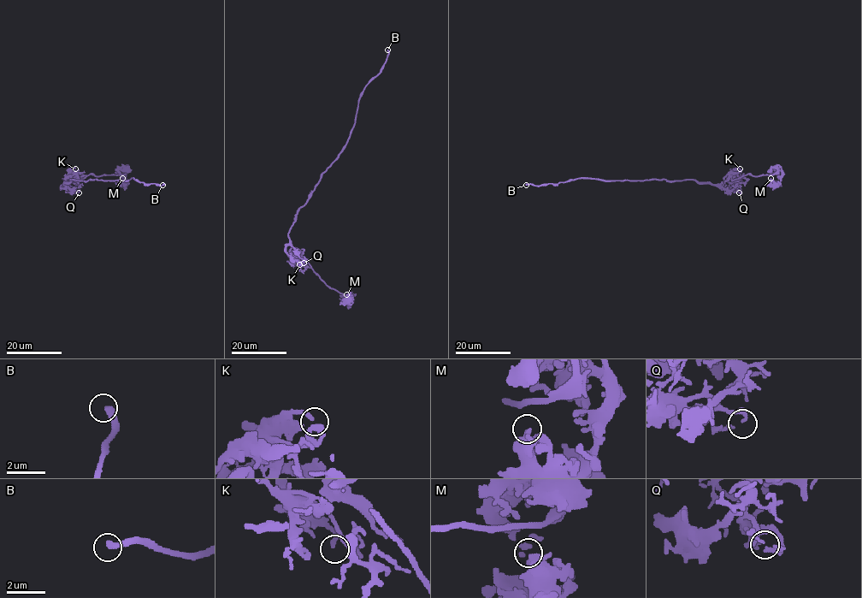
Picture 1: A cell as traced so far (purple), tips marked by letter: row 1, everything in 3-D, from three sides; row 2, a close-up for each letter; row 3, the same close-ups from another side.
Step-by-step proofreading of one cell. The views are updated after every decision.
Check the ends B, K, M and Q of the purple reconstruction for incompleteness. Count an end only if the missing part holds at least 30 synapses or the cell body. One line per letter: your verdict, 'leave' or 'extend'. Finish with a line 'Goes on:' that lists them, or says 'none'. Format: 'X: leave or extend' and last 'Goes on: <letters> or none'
B: leave
K: leave
M: leave
Q: leave
Goes on: none

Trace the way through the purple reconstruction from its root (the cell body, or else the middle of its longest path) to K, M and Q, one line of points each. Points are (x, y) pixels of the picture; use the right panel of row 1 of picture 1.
K: (677, 180), (695, 180), (720, 184), (737, 168), (740, 168)
M: (677, 180), (720, 184), (747, 174), (772, 174), (777, 168), (782, 172), (777, 185), (770, 178)
Q: (677, 180), (695, 180), (720, 188), (729, 187), (739, 192)

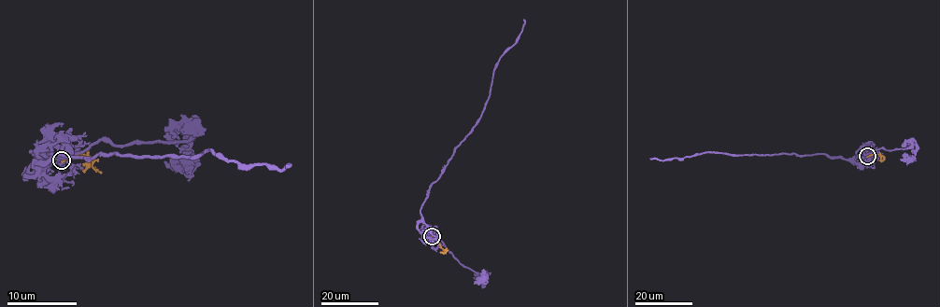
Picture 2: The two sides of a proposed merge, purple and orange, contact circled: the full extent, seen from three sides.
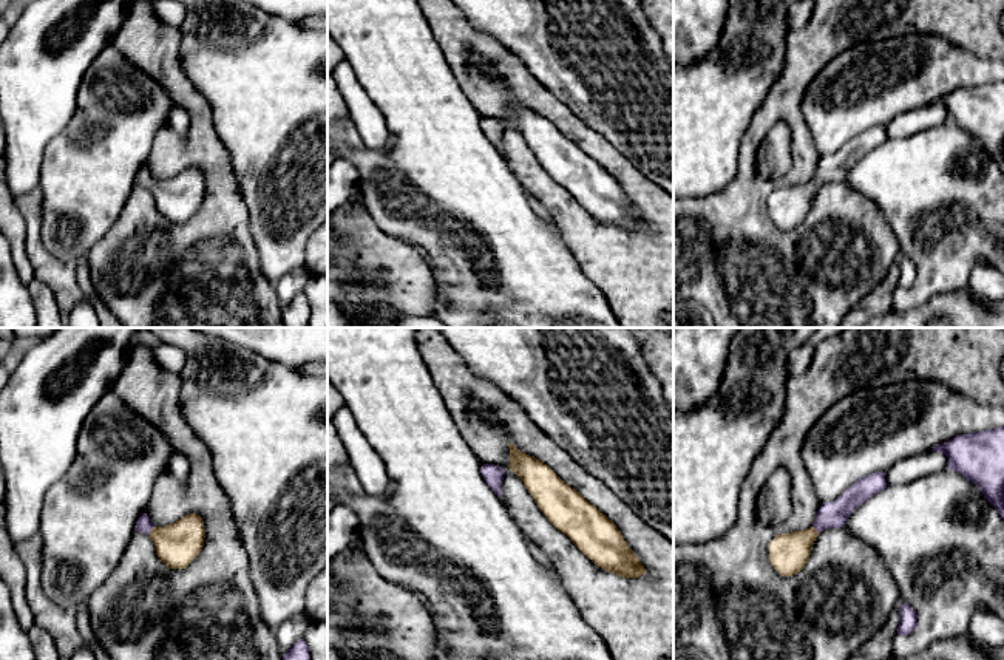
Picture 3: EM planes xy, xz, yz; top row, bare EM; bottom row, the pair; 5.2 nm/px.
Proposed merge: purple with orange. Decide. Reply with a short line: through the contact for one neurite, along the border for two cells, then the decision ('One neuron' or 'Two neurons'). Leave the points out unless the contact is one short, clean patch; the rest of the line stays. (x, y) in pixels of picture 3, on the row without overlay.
Line: xy (144, 178), (150, 184), (176, 198). One neuron

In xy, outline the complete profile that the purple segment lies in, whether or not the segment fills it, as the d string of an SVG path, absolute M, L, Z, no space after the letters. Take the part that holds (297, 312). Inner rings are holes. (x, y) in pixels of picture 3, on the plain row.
M304 292L283 308L284 328L309 328L310 308Z

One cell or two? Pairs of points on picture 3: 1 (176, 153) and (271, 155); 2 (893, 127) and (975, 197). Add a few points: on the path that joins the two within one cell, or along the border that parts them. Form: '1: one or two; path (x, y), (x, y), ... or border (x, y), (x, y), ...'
1: two; border (212, 122), (227, 152), (240, 189)
2: two; border (938, 124), (887, 141)

